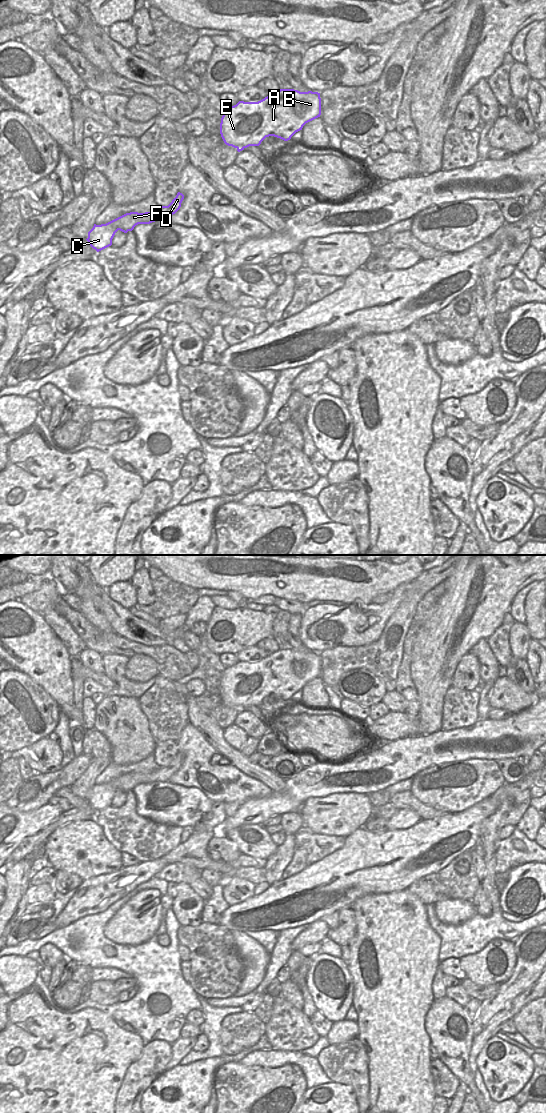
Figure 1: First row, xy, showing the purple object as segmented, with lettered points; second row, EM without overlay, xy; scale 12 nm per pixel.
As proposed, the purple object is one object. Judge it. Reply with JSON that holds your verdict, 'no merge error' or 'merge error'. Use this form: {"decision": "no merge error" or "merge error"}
{"decision": "no merge error"}

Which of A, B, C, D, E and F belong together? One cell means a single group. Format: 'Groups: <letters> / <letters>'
Groups: A B C D E F

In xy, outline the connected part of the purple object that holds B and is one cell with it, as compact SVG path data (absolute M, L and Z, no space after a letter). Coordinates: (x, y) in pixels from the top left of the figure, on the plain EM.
M280 649L258 662L239 661L225 668L220 683L220 694L224 703L238 712L249 706L259 706L269 696L288 701L303 686L320 677L321 658L318 652L300 652L294 649Z

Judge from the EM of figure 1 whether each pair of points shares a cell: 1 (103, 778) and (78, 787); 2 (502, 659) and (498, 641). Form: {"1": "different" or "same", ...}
{"1": "different", "2": "same"}

